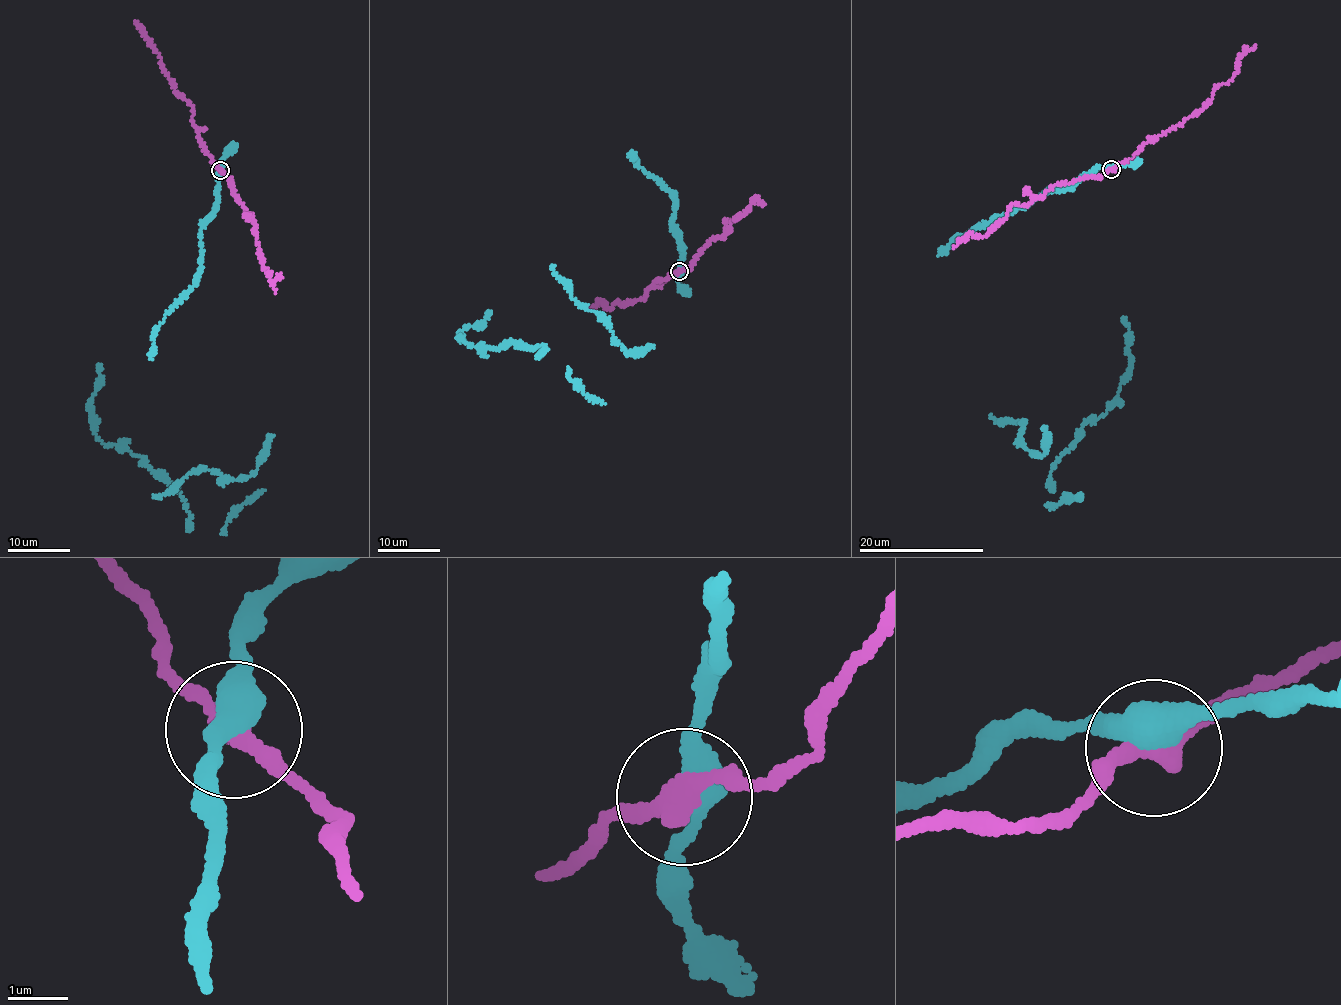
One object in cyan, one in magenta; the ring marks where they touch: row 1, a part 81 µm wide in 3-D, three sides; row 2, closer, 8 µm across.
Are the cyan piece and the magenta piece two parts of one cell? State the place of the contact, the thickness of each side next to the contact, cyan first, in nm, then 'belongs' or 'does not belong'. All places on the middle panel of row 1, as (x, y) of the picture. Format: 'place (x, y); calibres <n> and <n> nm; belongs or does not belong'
place (679, 271); calibres 480 and 320 nm; does not belong

